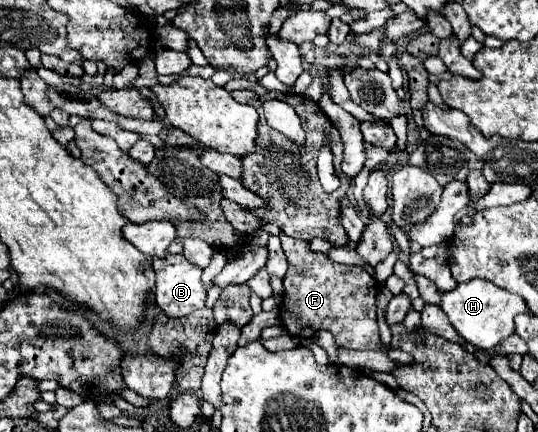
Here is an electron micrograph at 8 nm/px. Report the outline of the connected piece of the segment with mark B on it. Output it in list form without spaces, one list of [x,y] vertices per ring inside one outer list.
[[[168,254],[164,259],[156,258],[152,262],[152,268],[156,271],[156,305],[170,317],[182,317],[194,311],[204,309],[206,303],[207,290],[200,277],[202,277],[202,269],[194,267],[192,263],[186,263],[186,259],[182,254]]]

